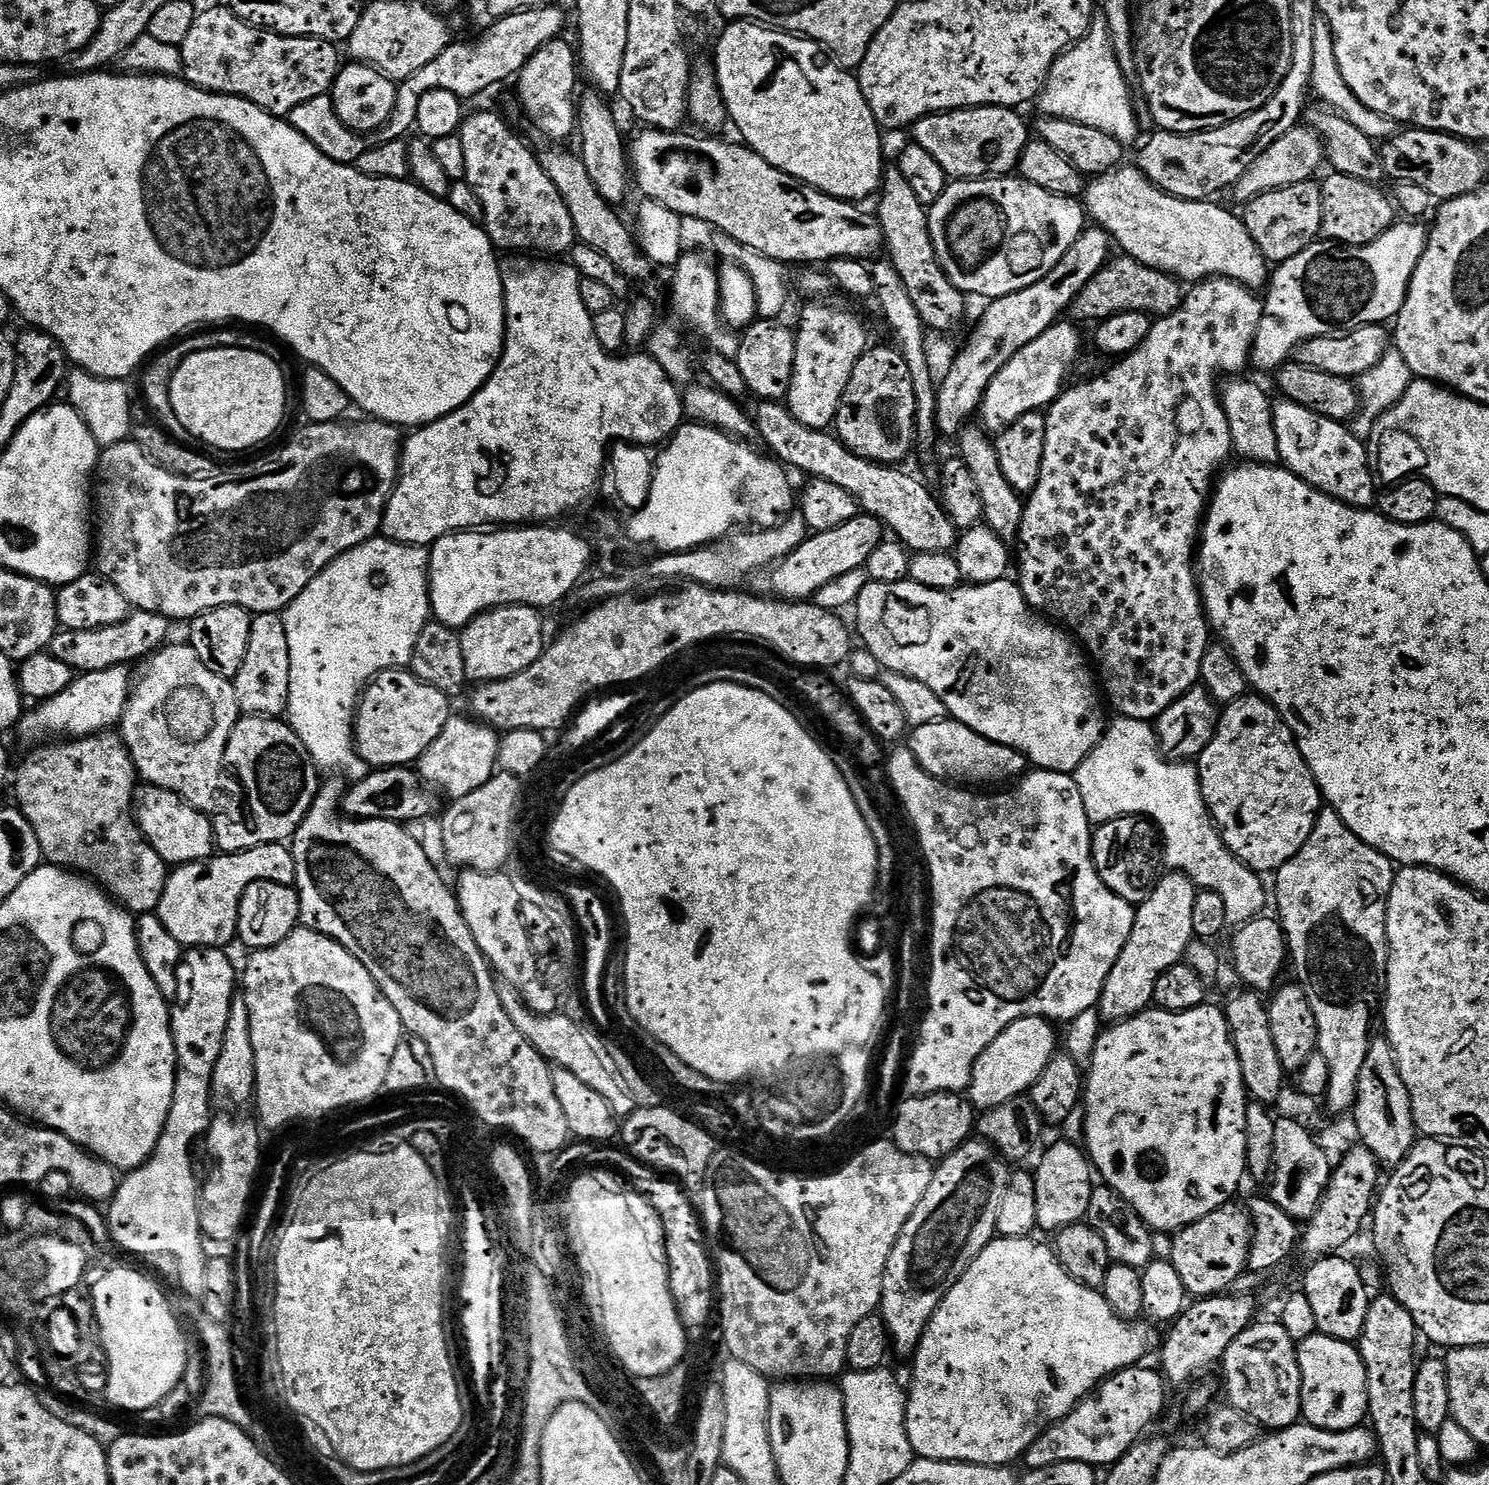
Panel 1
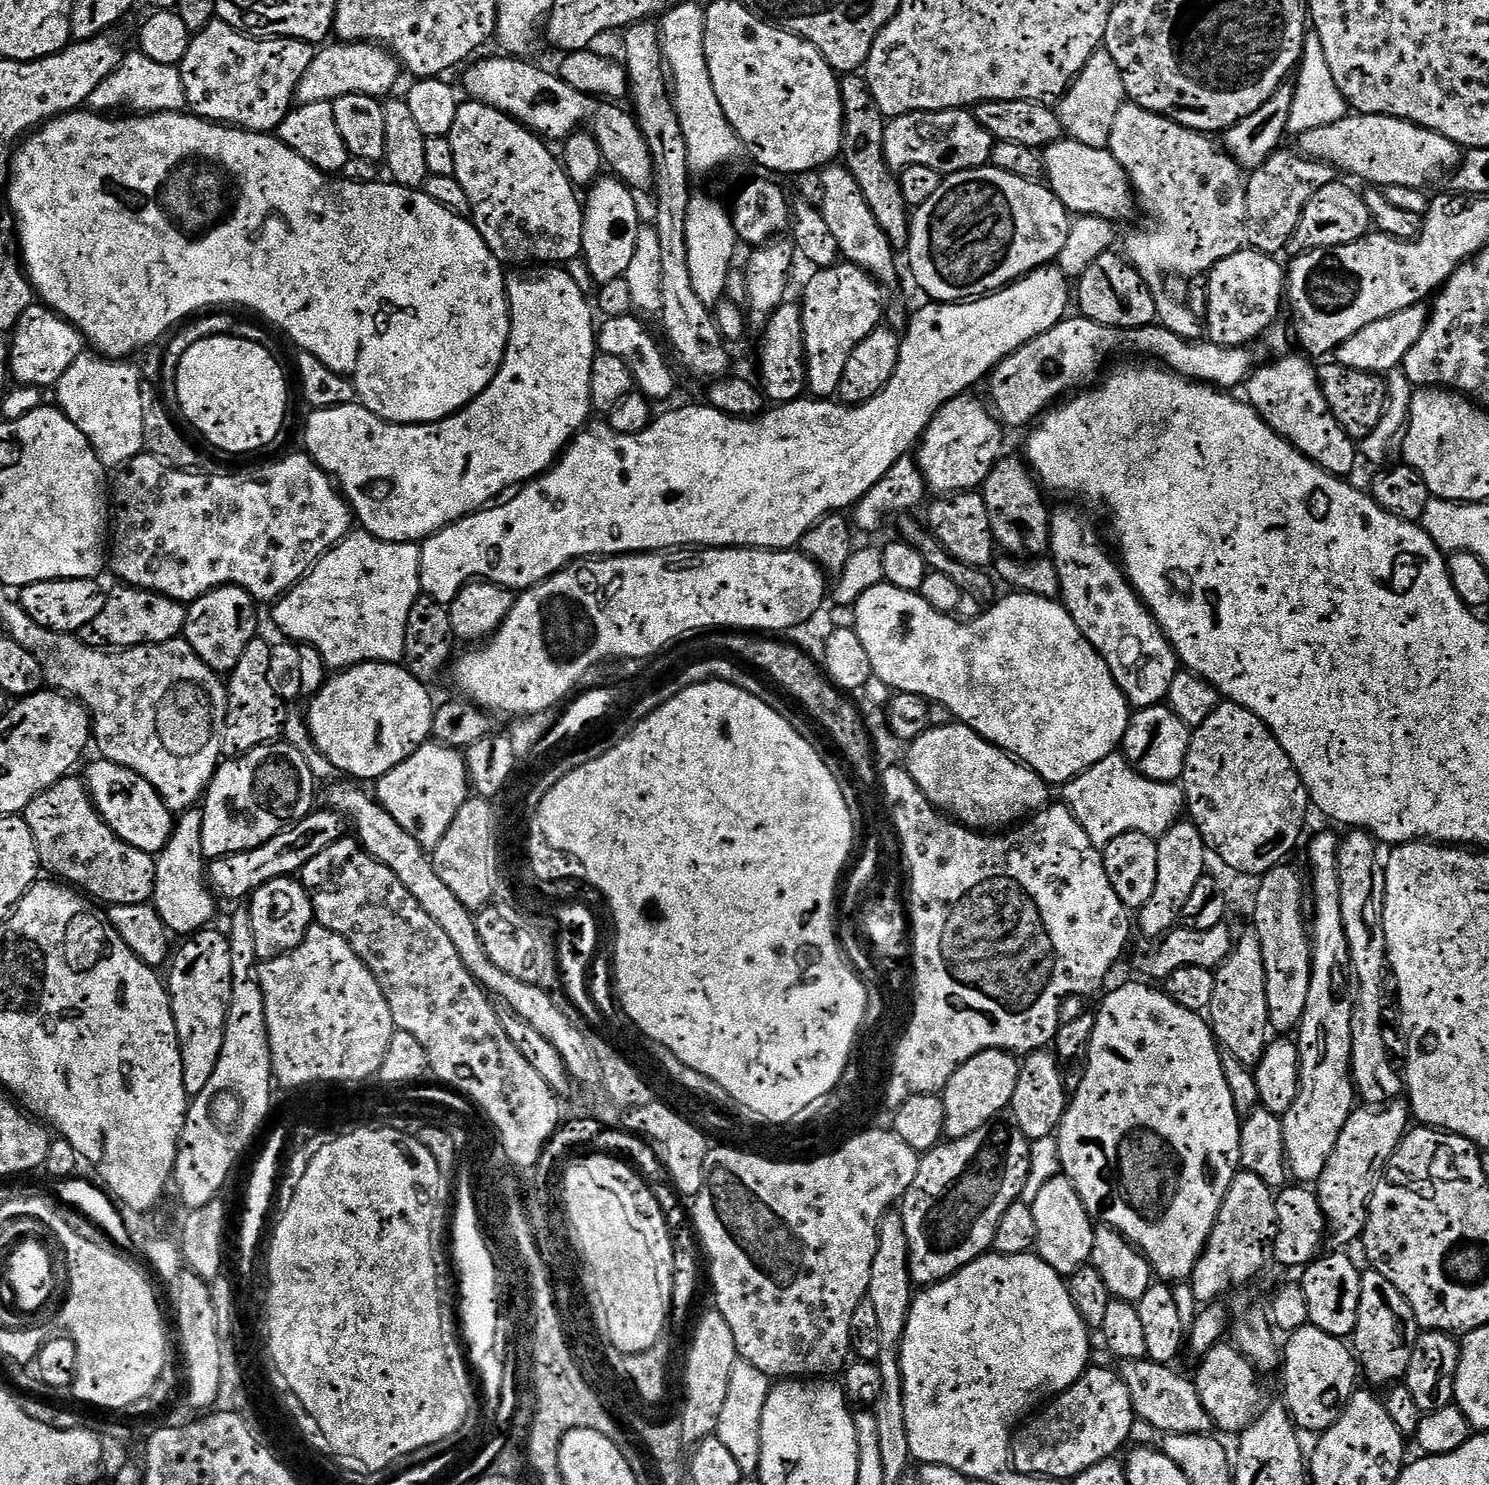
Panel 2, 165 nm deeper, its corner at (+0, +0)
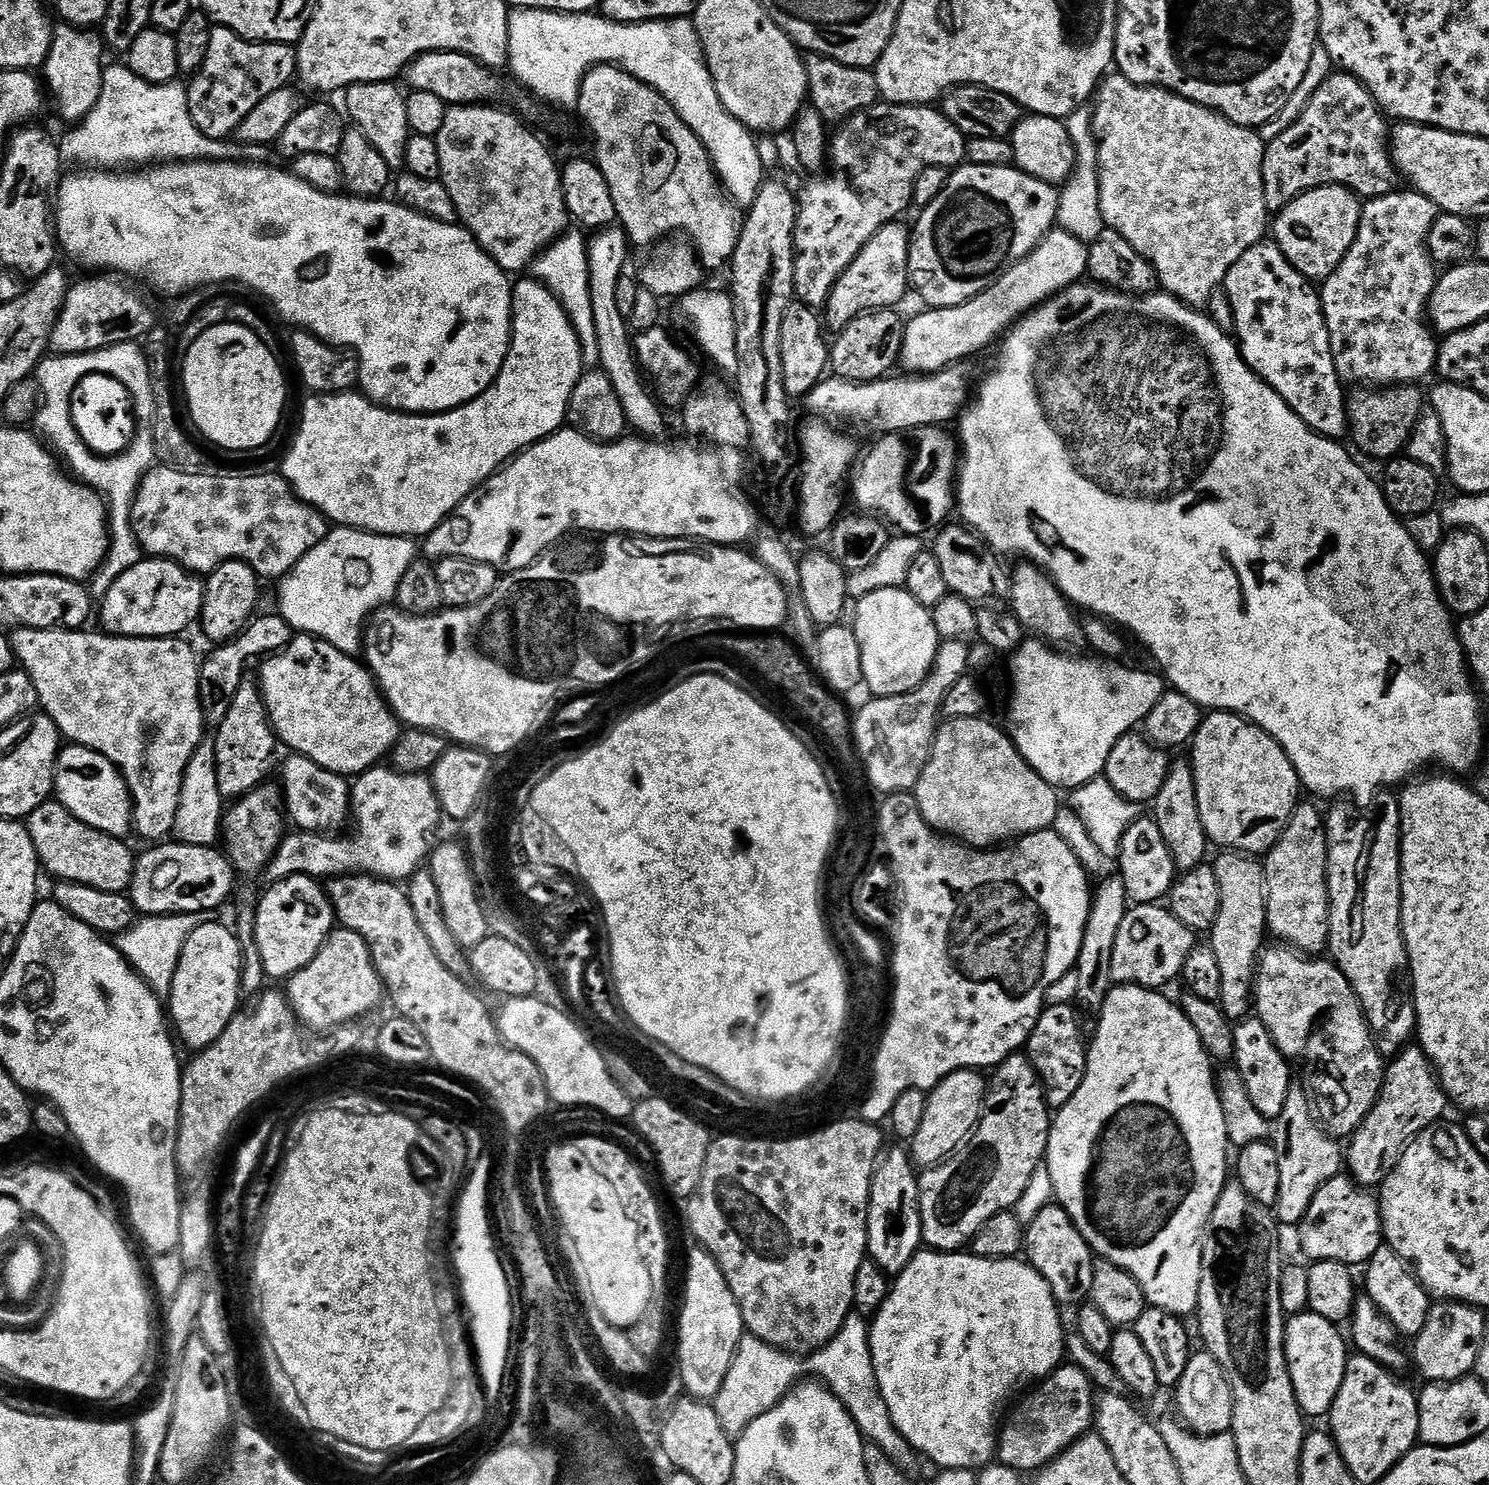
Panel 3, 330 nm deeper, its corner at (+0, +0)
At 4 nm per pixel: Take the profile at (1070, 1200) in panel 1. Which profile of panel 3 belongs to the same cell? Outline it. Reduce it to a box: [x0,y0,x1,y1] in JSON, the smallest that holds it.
[1022,1206,1096,1306]

